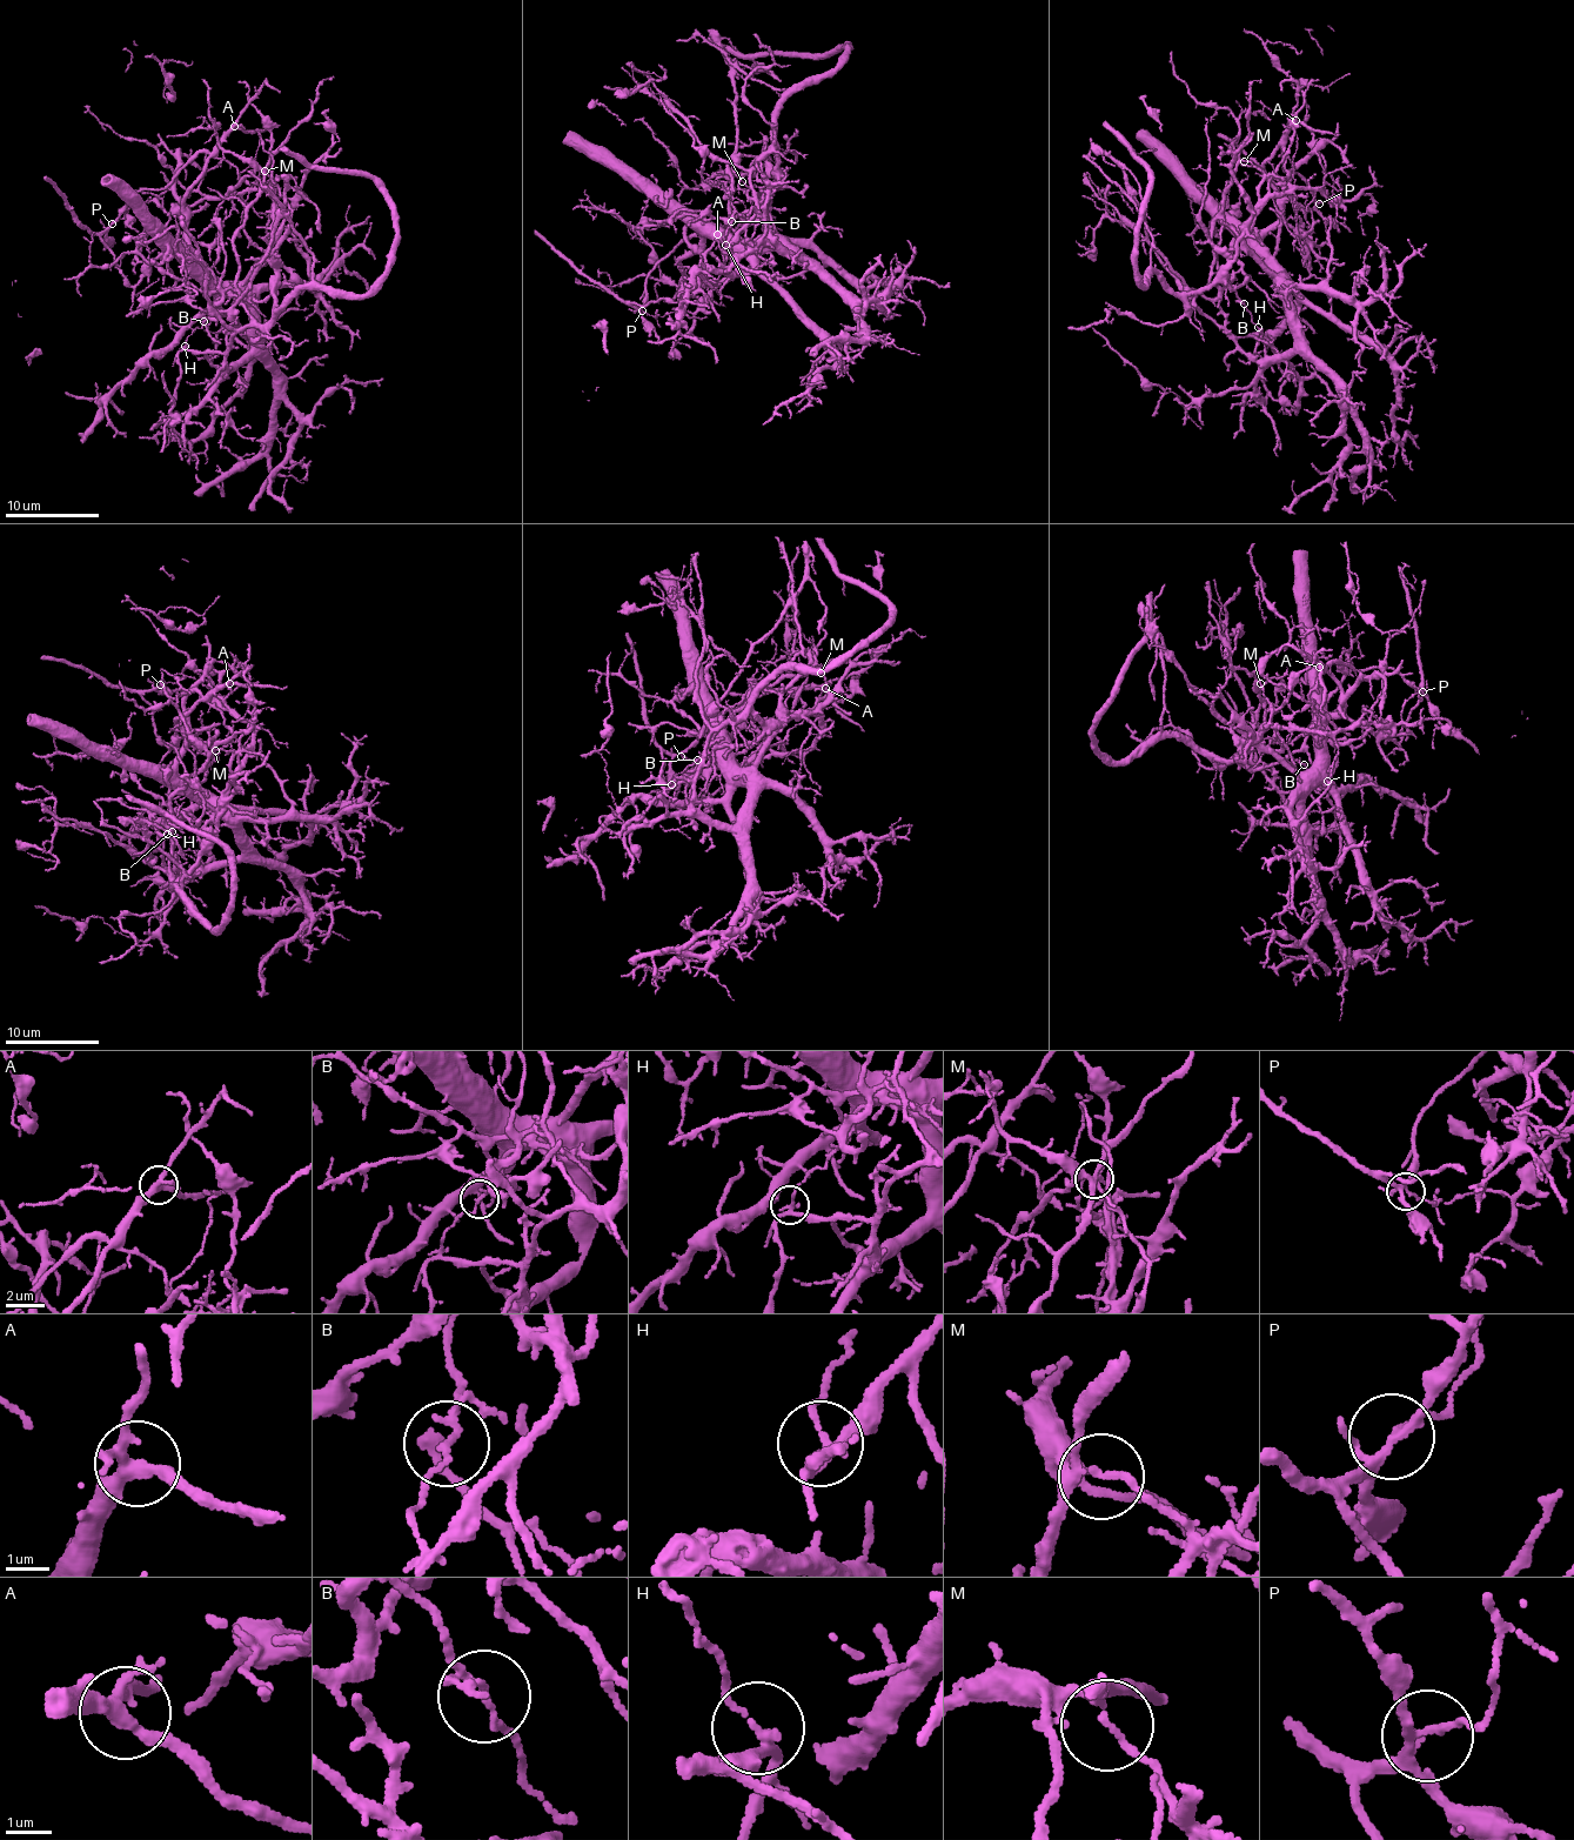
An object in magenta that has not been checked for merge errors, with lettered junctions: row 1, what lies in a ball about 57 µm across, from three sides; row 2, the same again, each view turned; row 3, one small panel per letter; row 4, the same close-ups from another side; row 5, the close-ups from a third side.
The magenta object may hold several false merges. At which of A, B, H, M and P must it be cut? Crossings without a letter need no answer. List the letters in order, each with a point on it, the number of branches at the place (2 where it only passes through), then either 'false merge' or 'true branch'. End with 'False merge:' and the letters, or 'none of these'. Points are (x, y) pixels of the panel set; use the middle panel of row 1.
A: at (717, 234); 4 branches meet; true branch
B: at (731, 221); 2 branches meet; false merge
H: at (725, 245); 3 branches meet; true branch
M: at (742, 181); 4 branches meet; false merge
P: at (642, 310); 3 branches meet; true branch
False merge: B, M

